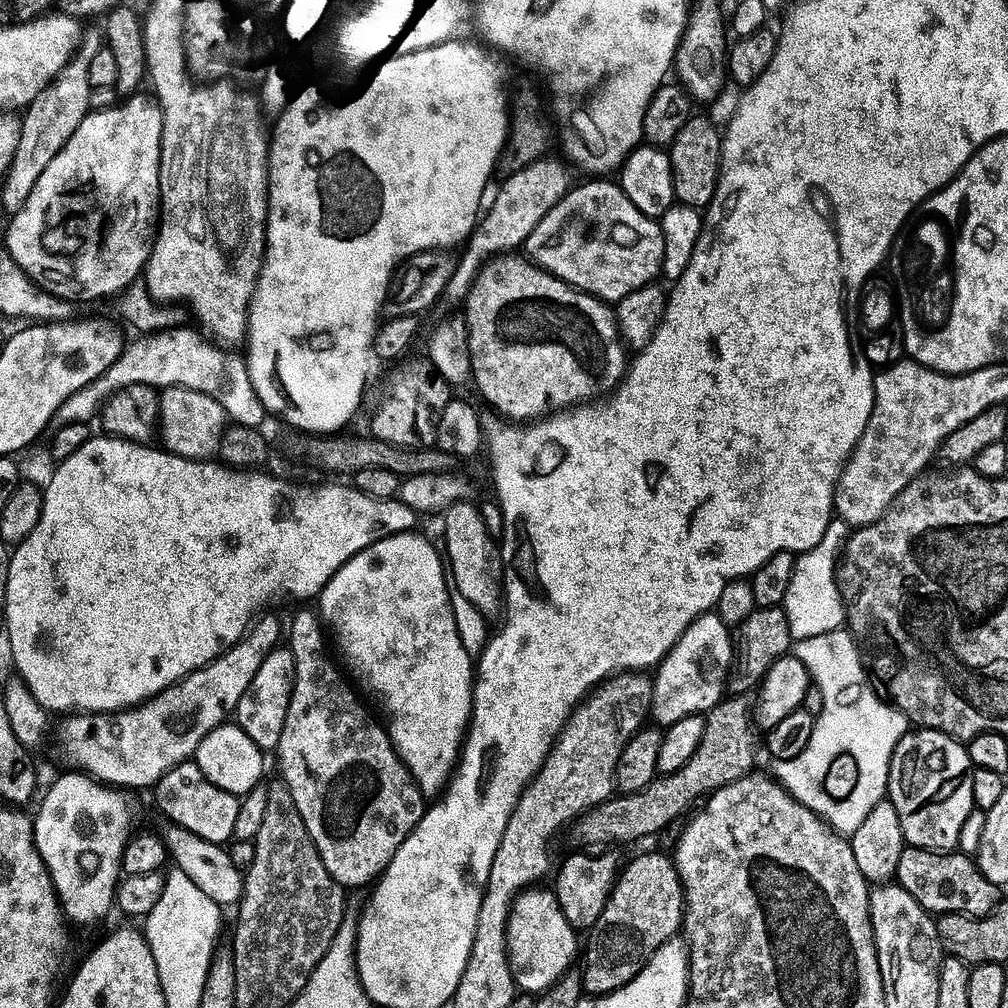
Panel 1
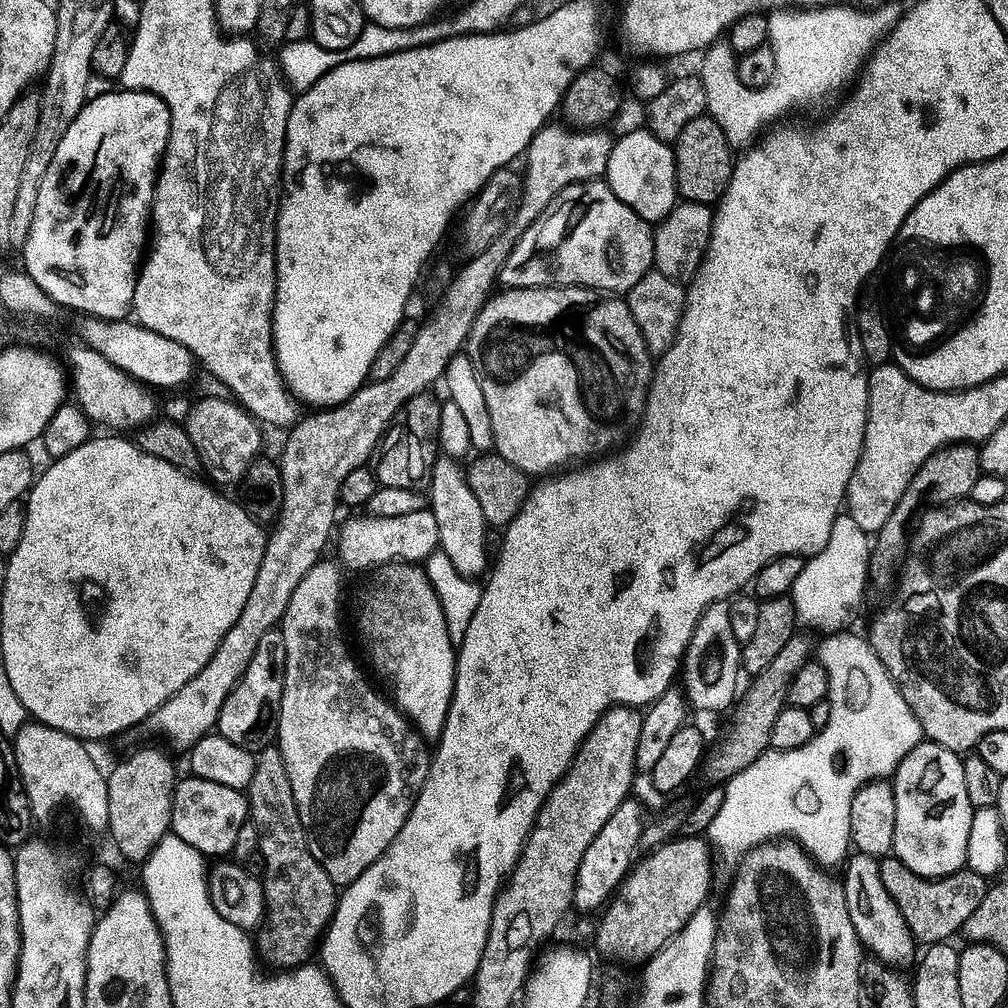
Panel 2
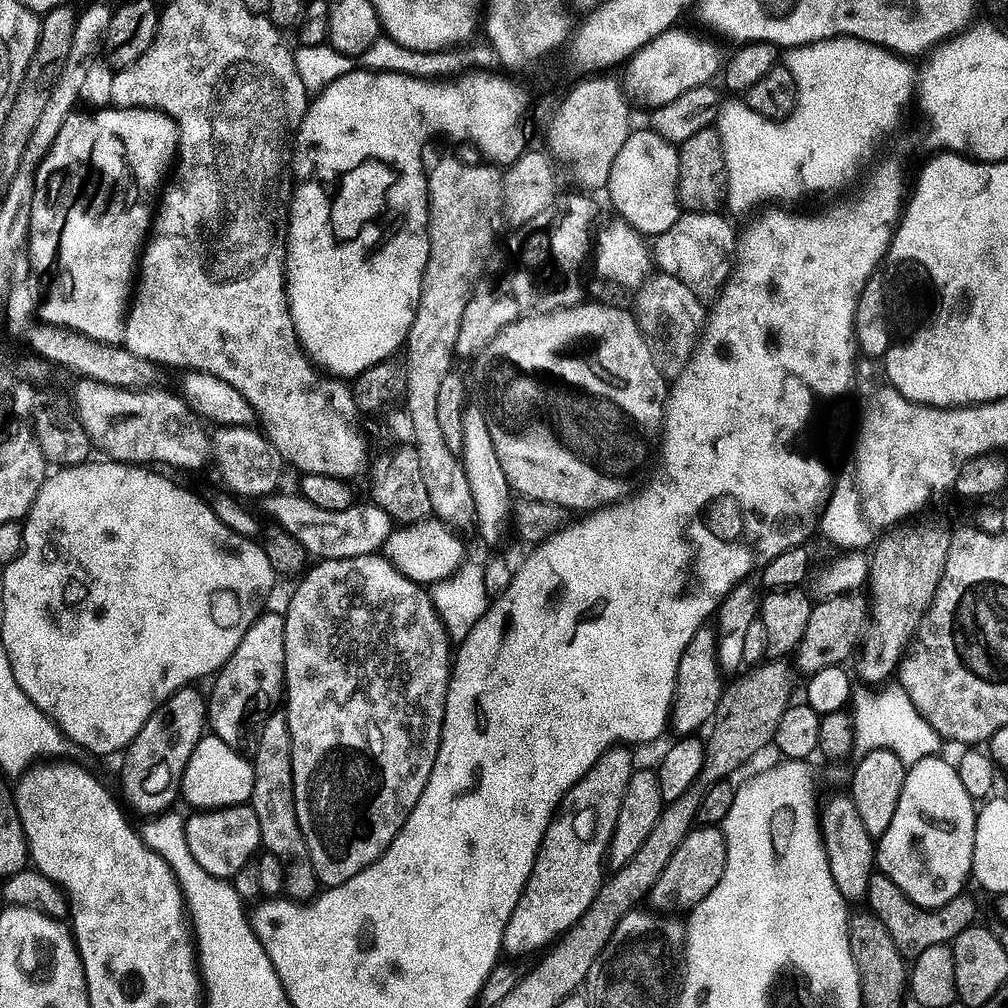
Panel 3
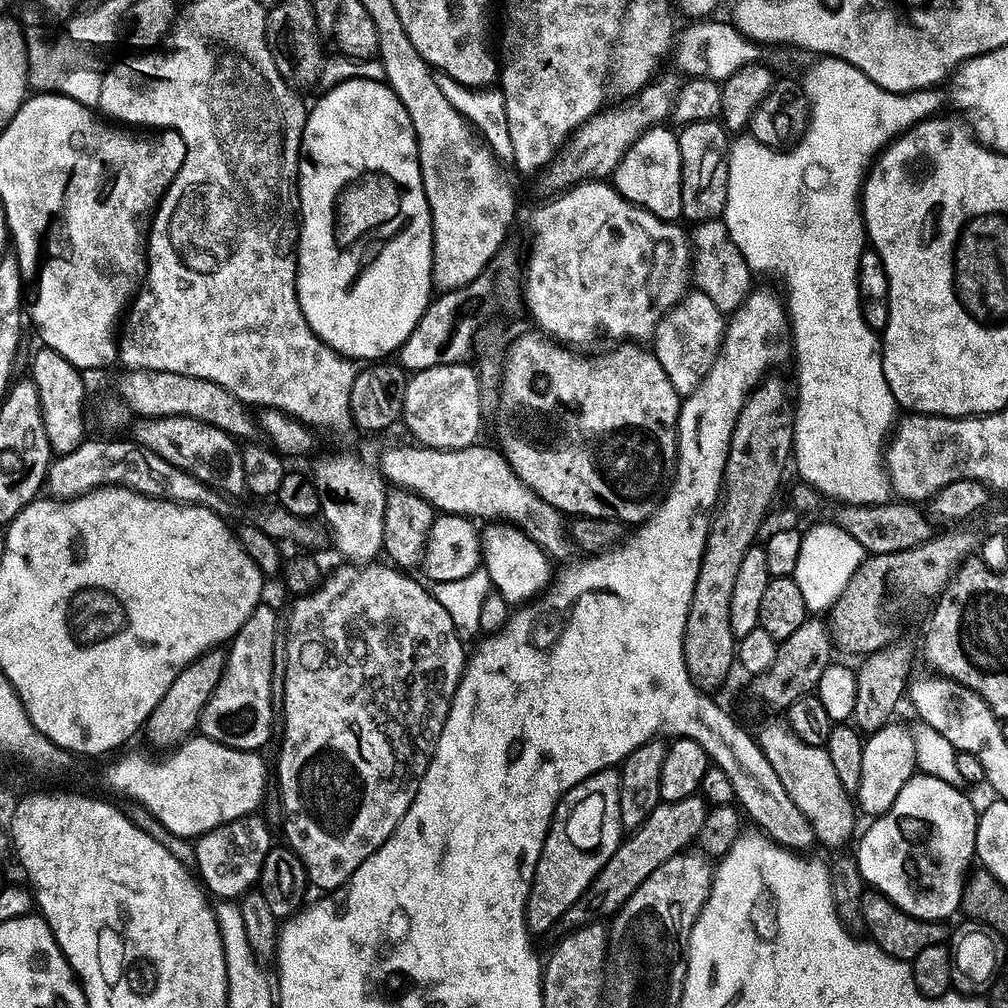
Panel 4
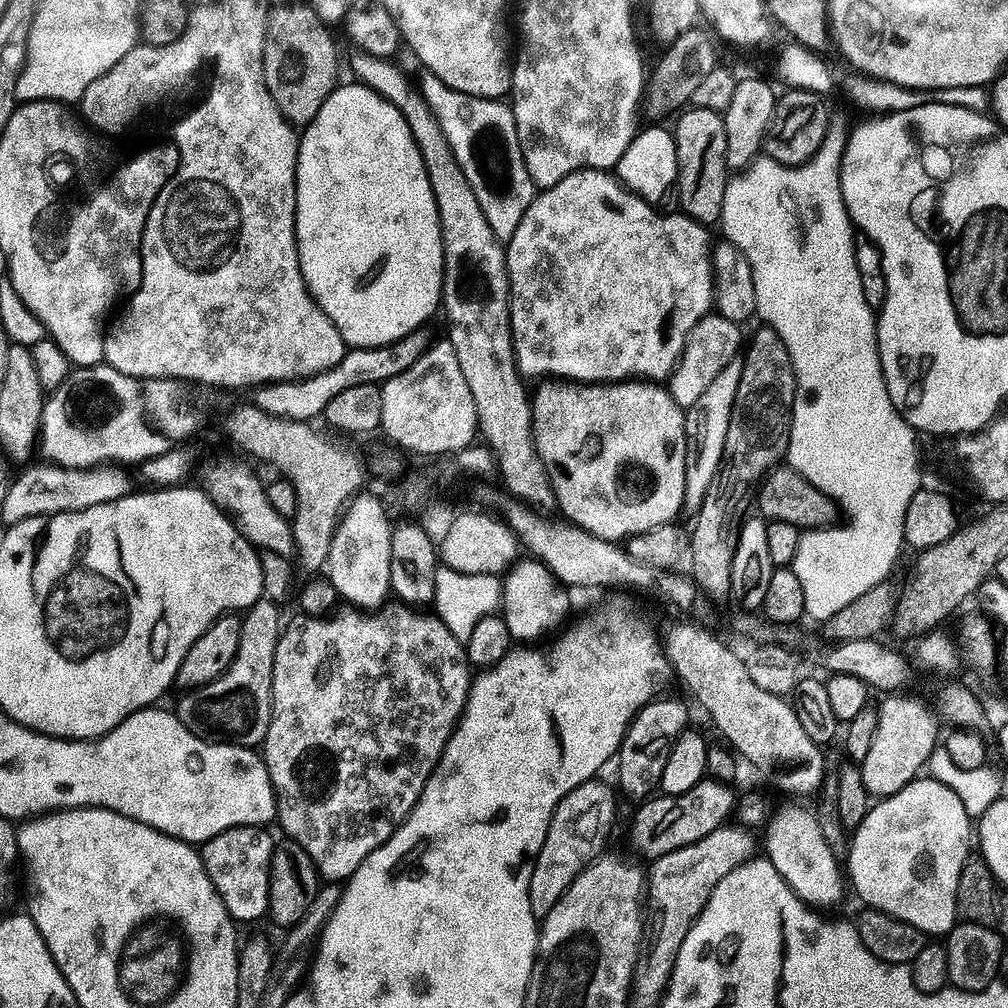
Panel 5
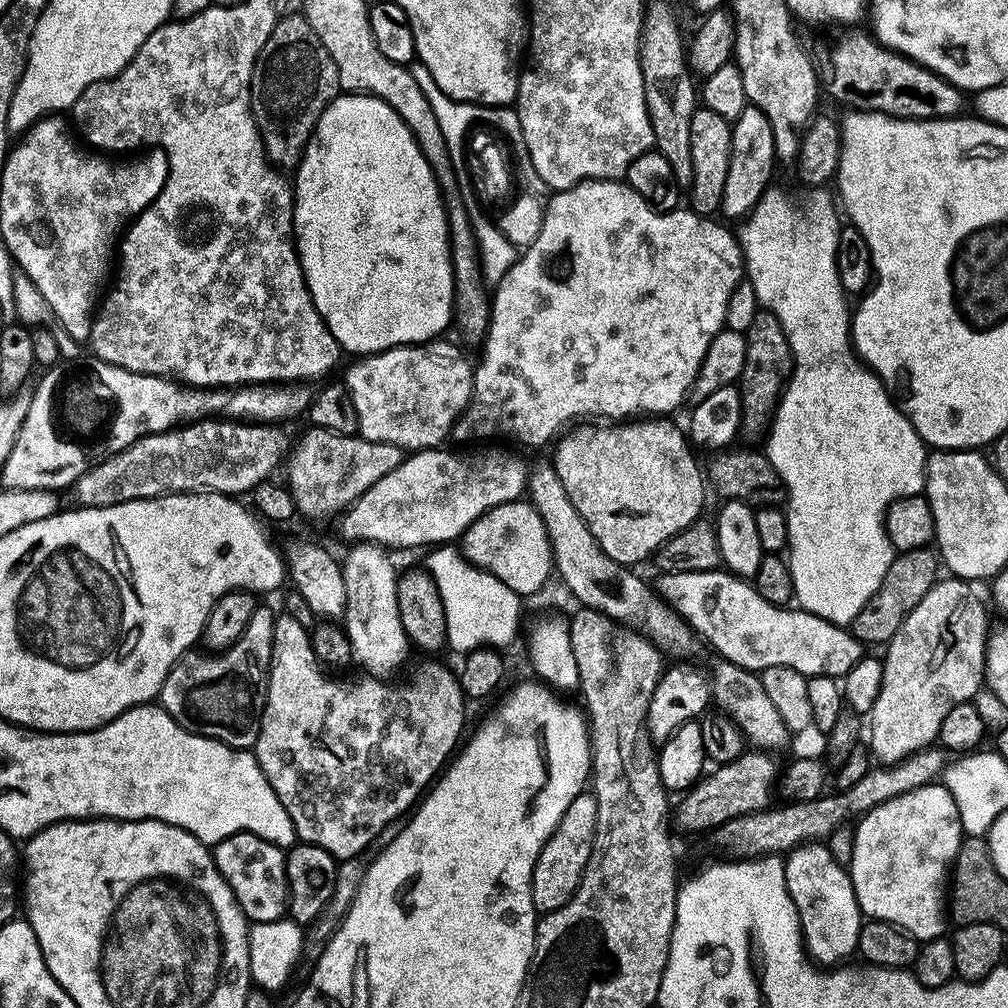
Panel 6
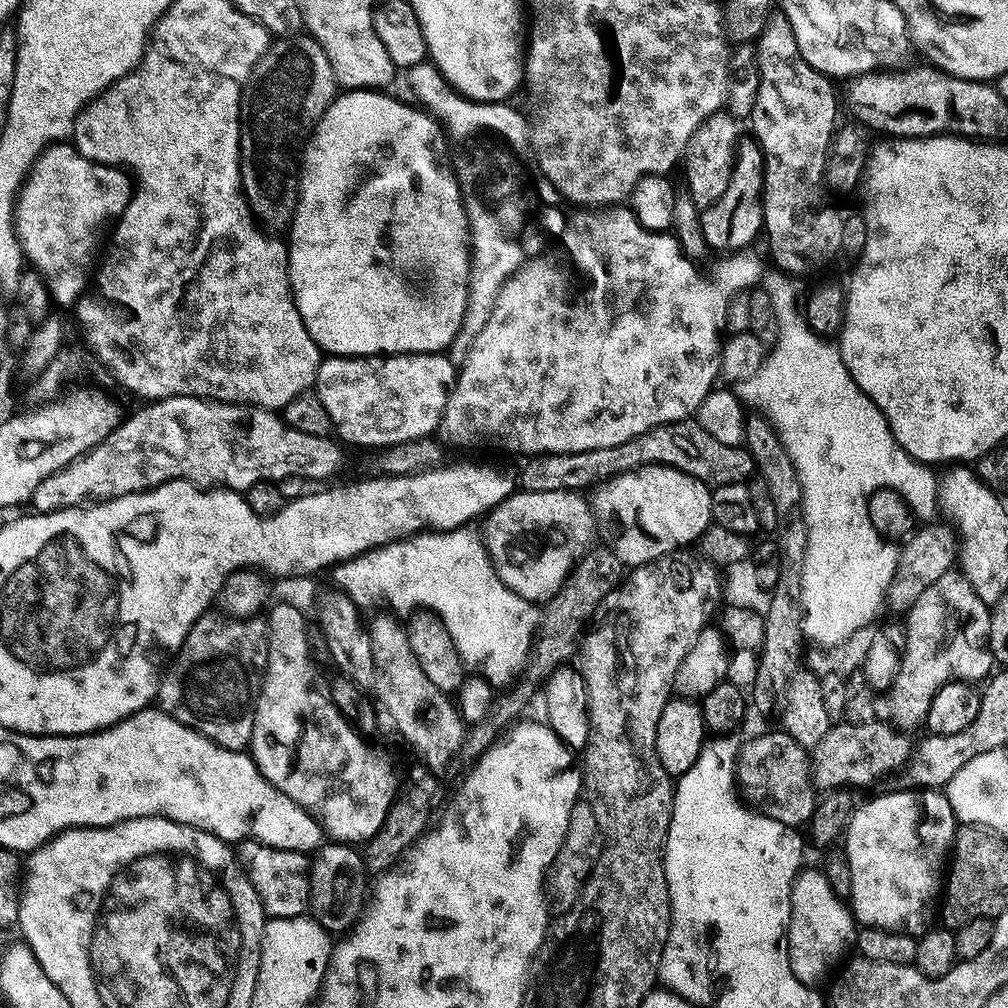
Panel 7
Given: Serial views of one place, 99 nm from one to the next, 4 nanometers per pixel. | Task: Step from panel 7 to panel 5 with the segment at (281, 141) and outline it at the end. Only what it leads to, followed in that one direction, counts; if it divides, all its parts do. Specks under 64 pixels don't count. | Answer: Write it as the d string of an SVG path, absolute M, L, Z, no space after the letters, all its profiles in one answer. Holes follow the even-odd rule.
M293 2L271 9L264 43L264 77L270 98L274 98L280 113L293 126L312 124L341 83L340 52L332 32L318 18L311 3Z

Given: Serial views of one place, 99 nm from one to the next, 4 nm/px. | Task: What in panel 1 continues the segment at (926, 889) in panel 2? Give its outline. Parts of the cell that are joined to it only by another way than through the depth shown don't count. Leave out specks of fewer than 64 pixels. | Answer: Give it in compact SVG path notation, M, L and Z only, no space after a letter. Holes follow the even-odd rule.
M905 847L895 879L933 917L950 914L959 916L989 916L1002 903L1001 885L990 882L982 874L971 855L927 852L921 848Z

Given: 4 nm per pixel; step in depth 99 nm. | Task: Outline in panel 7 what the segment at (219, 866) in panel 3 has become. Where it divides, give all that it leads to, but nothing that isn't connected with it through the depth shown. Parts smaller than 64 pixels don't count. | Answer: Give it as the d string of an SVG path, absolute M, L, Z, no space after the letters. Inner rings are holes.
M247 839L239 845L238 859L249 882L254 886L265 913L274 920L298 920L309 911L311 903L310 860L305 853L287 852Z

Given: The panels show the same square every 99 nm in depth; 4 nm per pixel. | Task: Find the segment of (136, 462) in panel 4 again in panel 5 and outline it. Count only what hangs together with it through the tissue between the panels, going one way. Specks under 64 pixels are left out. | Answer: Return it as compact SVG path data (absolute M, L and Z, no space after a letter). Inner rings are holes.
M101 466L98 468L44 468L29 467L20 477L11 481L6 494L6 506L2 510L5 525L21 524L39 516L61 516L90 510L94 506L121 500L133 491L132 480L120 466Z

